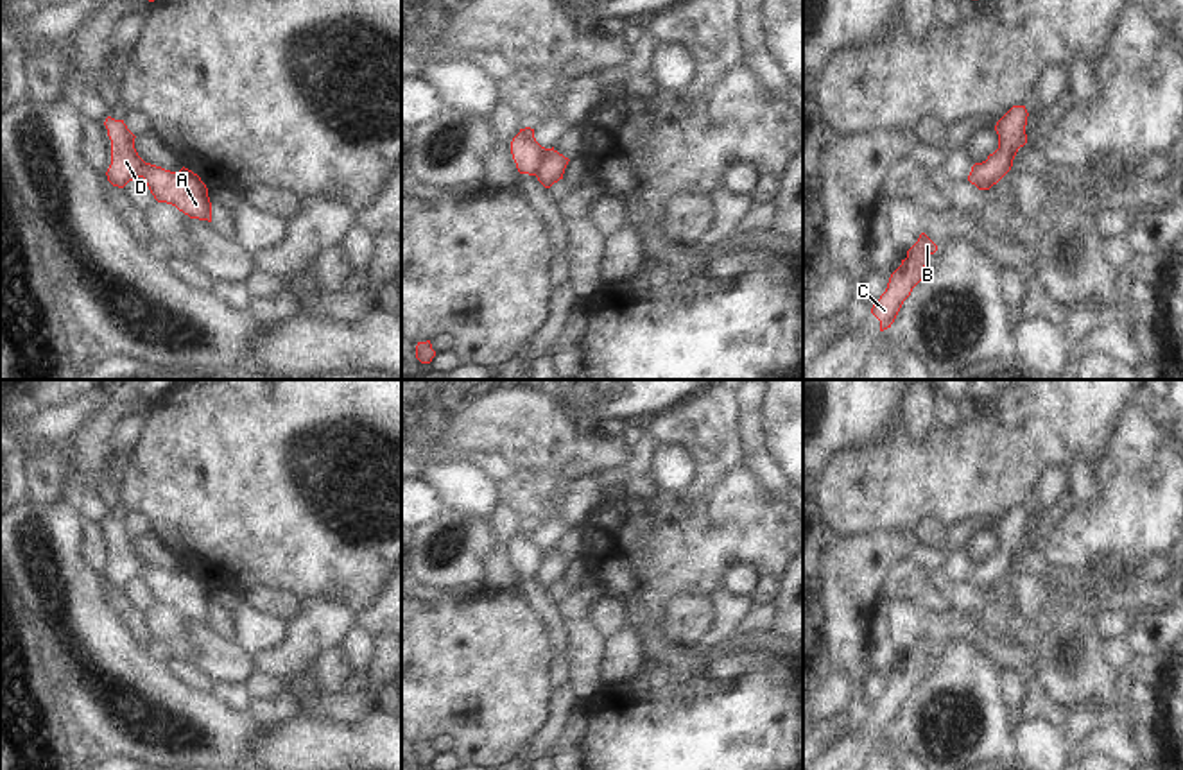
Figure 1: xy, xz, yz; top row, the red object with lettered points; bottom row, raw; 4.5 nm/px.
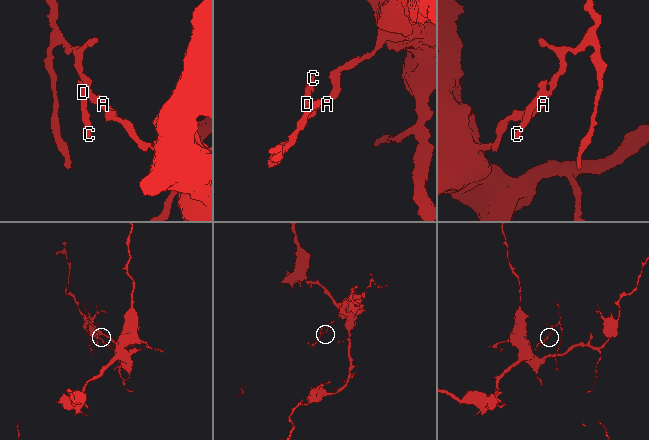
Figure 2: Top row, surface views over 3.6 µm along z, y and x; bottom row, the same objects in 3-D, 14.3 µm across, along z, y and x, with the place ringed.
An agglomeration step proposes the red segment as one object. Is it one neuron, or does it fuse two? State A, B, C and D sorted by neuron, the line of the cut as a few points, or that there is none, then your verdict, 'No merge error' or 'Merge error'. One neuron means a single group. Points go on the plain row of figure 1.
Groups: A / B C D. Split along xz (549, 550), (544, 566), (535, 575). Merge error

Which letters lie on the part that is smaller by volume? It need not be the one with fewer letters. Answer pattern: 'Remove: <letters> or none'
Remove: B, C, D

